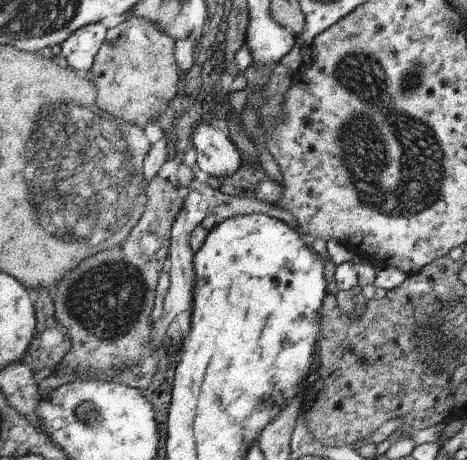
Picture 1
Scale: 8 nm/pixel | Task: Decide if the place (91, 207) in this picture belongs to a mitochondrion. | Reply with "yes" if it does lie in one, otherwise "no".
yes

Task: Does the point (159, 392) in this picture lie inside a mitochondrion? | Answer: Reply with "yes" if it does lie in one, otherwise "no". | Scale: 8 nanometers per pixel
no

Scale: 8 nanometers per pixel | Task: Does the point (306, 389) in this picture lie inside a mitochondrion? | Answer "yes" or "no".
no

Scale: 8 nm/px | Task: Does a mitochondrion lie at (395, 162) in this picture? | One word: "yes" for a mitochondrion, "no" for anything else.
yes

